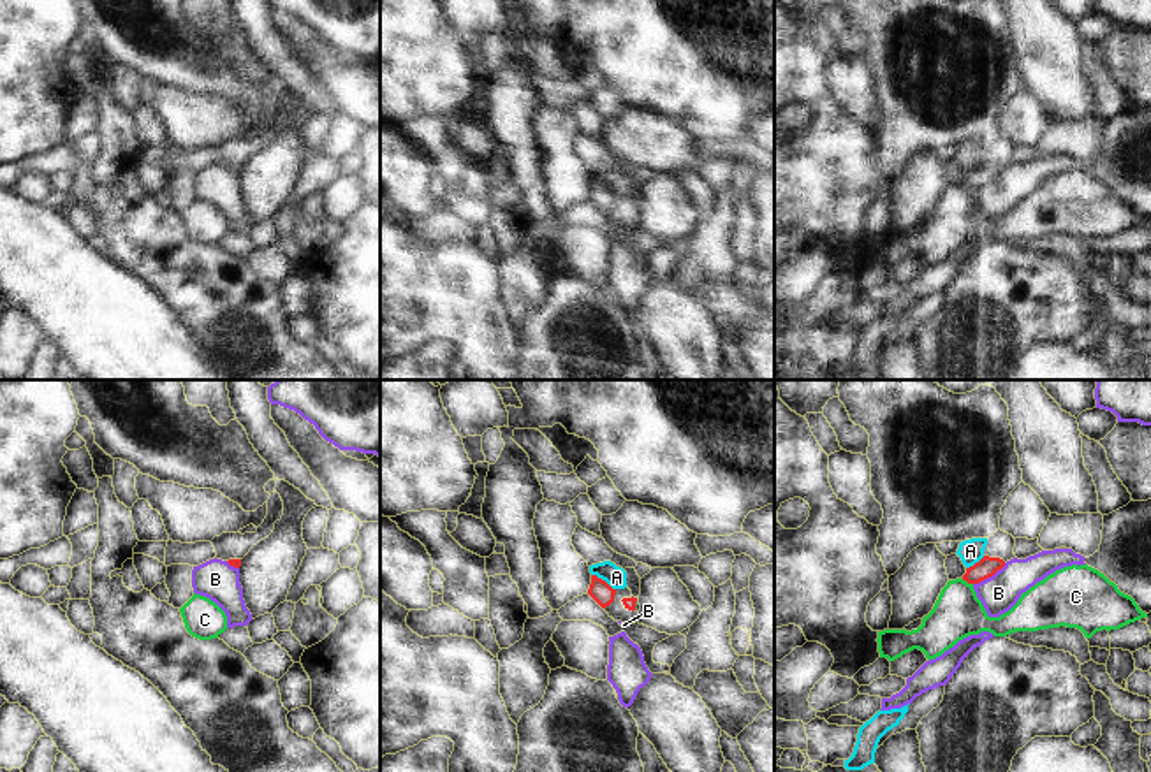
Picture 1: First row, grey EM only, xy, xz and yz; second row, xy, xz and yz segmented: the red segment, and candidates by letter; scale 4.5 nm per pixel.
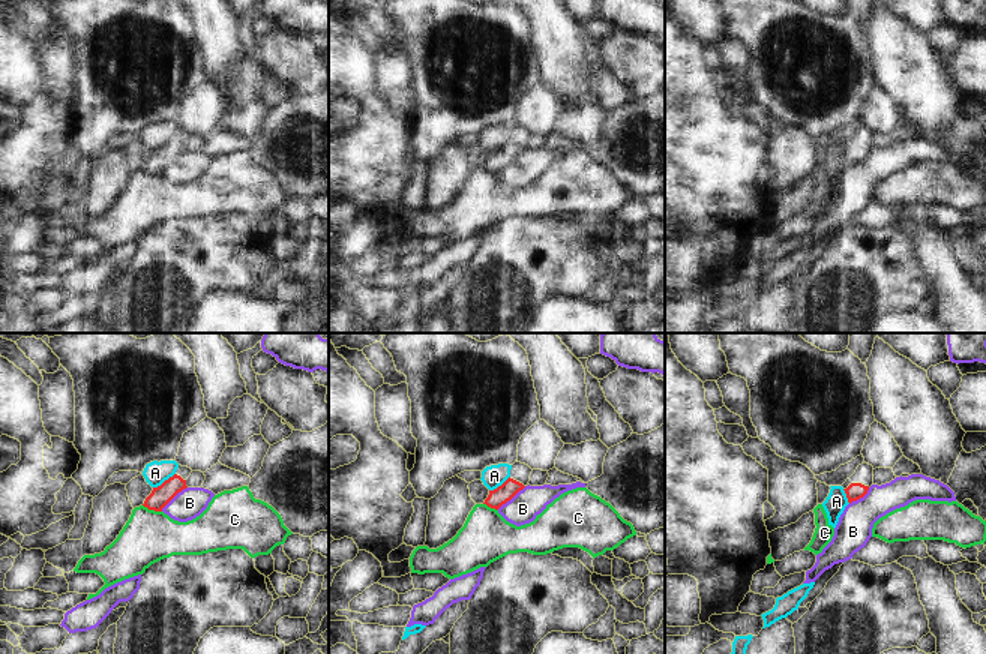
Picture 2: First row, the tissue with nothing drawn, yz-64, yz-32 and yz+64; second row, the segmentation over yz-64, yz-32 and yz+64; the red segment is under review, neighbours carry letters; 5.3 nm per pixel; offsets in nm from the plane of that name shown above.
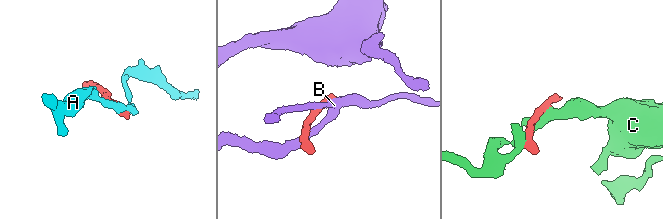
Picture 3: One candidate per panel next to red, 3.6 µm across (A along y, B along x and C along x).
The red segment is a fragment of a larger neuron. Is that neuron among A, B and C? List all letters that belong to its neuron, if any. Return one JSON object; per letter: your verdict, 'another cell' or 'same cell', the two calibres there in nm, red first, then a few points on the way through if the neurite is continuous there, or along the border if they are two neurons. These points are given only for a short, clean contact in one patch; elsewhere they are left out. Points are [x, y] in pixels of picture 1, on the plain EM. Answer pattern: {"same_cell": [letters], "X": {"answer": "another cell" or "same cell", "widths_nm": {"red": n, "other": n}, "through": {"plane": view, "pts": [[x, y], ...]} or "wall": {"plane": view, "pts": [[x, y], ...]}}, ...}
{"same_cell": [], "A": {"answer": "another cell", "widths_nm": {"red": 100, "other": 100}, "wall": {"plane": "xz", "pts": [[592, 180], [604, 185], [615, 196]]}}, "B": {"answer": "another cell", "widths_nm": {"red": 90, "other": 170}}, "C": {"answer": "another cell", "widths_nm": {"red": 90, "other": 220}}}

